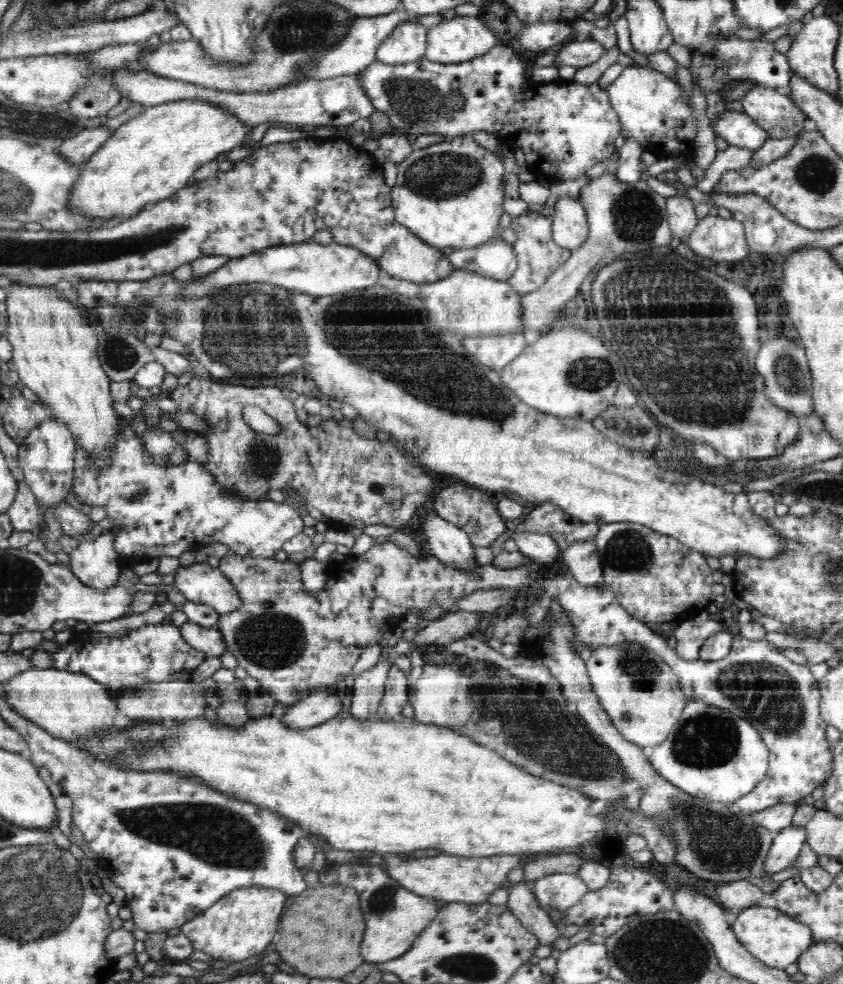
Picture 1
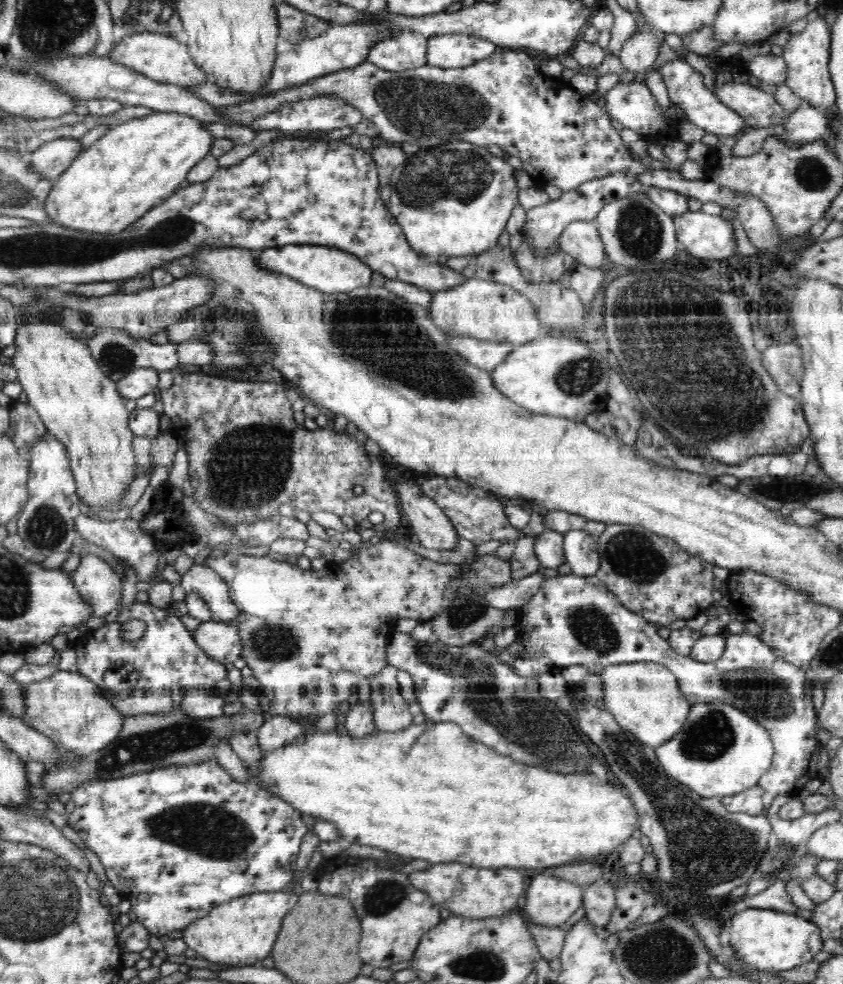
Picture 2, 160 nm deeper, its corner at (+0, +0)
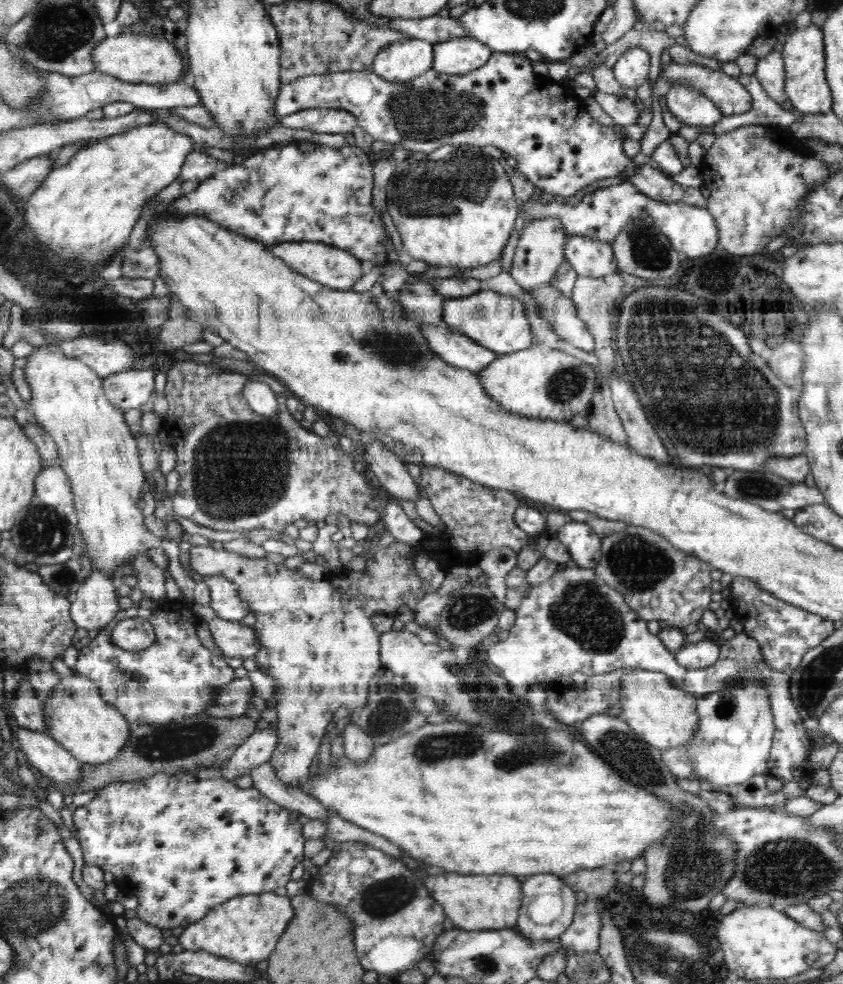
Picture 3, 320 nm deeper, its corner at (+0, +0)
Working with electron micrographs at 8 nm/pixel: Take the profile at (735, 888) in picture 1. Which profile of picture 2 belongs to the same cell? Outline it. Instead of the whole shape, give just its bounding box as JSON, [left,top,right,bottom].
[739,880,797,915]

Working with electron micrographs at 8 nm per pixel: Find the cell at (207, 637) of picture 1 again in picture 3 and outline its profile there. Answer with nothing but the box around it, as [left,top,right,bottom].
[190,602,260,660]

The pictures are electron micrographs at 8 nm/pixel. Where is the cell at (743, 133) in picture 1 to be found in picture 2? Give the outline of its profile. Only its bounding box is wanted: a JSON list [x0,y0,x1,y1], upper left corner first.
[658,58,747,137]

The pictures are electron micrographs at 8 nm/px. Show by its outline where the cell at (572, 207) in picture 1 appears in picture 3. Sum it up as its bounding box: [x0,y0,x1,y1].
[565,238,619,278]

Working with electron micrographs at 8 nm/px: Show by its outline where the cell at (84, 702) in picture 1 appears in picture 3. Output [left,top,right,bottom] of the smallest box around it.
[44,674,131,764]

